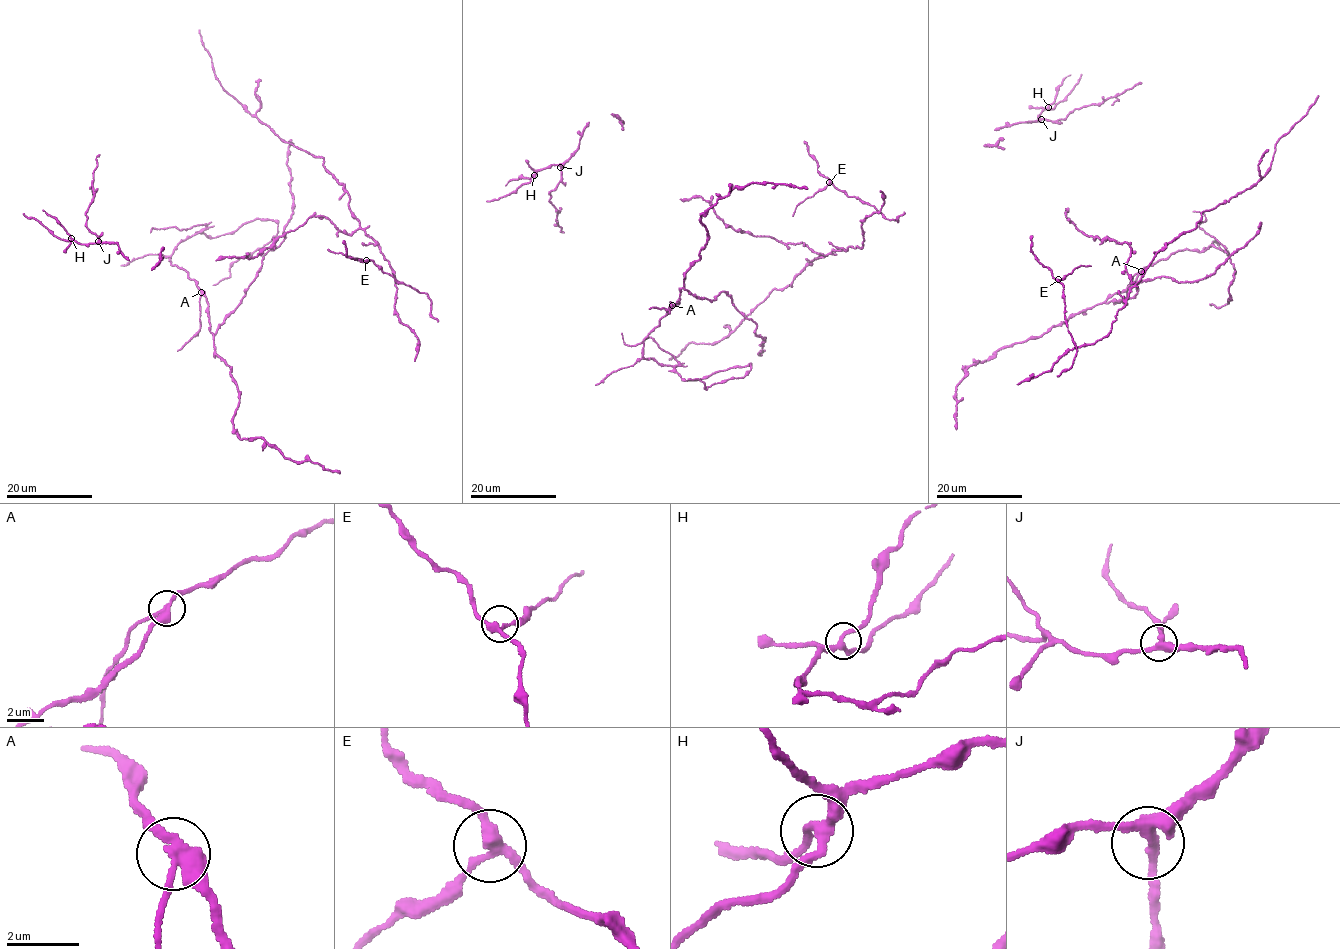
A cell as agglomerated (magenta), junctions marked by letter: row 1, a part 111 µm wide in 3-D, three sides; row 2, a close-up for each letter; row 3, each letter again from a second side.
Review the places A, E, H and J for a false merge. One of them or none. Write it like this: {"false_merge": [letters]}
{"false_merge": ["A"]}

